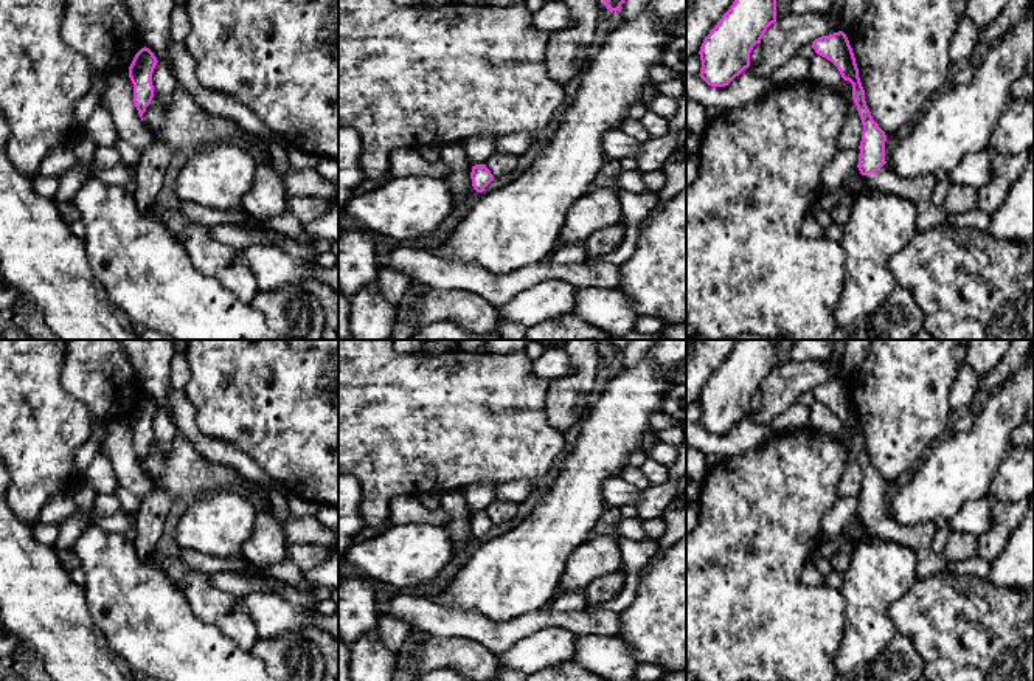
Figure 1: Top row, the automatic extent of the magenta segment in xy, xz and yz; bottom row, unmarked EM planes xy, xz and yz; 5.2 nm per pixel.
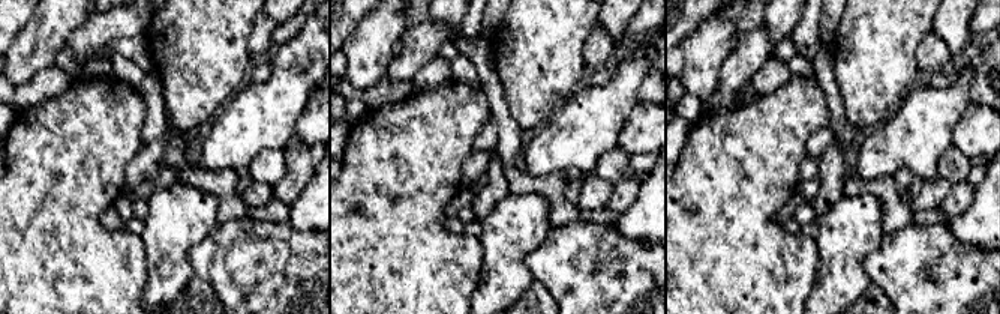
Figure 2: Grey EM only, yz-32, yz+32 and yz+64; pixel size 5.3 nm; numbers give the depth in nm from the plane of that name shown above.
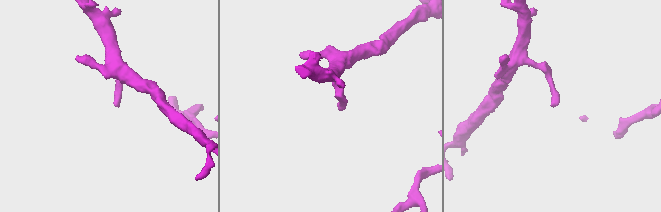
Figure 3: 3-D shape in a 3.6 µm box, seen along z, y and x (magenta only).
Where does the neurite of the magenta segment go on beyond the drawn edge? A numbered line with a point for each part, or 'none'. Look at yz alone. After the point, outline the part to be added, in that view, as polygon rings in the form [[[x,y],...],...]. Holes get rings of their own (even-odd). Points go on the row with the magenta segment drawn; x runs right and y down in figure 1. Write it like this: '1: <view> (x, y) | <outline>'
1: yz (919, 191) | [[[885,163],[879,171],[866,174],[865,178],[873,191],[897,195],[916,205],[916,231],[924,231],[947,222],[949,214],[944,206],[935,205],[932,199],[936,185],[933,174],[921,175],[918,180],[904,180]]]

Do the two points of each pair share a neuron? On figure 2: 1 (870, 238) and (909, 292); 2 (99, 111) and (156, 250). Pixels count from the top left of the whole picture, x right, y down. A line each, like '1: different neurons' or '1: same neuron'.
1: different neurons
2: different neurons

